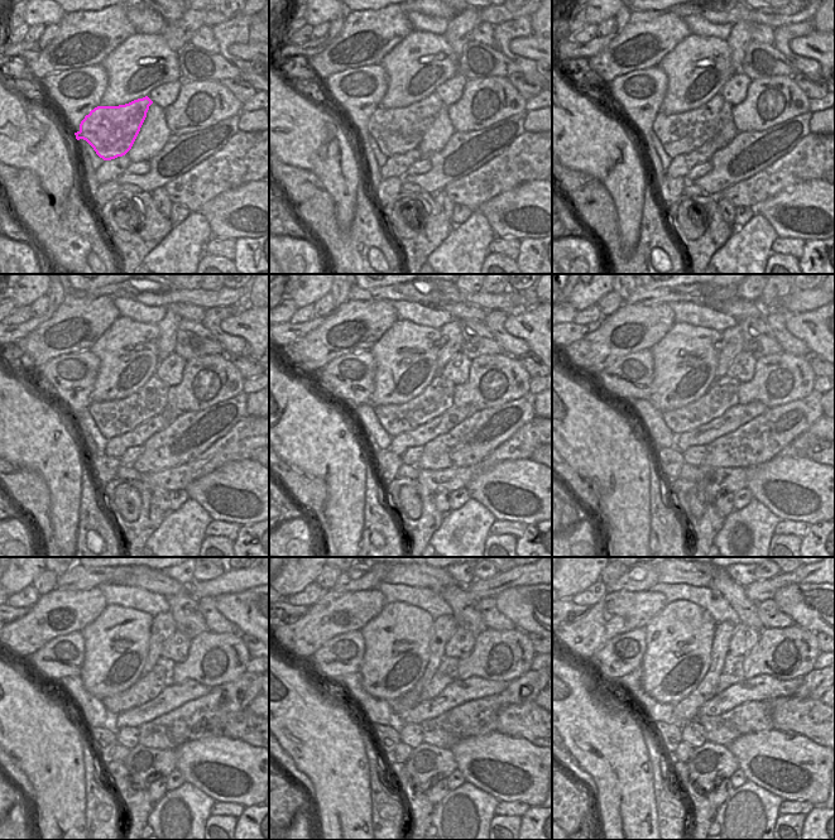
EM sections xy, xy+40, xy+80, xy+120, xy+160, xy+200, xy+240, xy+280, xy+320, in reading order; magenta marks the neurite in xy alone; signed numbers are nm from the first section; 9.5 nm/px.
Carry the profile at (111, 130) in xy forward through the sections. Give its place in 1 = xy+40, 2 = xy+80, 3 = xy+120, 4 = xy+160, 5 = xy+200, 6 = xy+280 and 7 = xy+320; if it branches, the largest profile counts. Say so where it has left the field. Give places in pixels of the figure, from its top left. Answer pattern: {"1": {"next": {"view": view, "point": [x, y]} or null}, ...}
{"1": {"next": {"view": "xy+40", "point": [396, 130]}}, "2": {"next": {"view": "xy+80", "point": [684, 133]}}, "3": {"next": {"view": "xy+120", "point": [116, 417]}}, "4": {"next": {"view": "xy+160", "point": [435, 399]}}, "5": {"next": {"view": "xy+200", "point": [723, 394]}}, "6": {"next": {"view": "xy+280", "point": [446, 673]}}, "7": {"next": {"view": "xy+320", "point": [732, 672]}}}

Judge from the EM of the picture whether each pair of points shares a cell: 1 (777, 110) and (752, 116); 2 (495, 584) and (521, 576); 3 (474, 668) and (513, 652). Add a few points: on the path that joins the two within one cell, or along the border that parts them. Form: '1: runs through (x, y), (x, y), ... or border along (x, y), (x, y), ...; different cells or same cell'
1: runs through (771, 110), (758, 111); same cell
2: runs through (502, 581), (514, 576); same cell
3: runs through (484, 661), (495, 656), (503, 656); same cell

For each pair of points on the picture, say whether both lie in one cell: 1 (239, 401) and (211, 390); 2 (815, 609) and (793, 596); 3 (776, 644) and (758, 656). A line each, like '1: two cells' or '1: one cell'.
1: two cells
2: one cell
3: one cell

